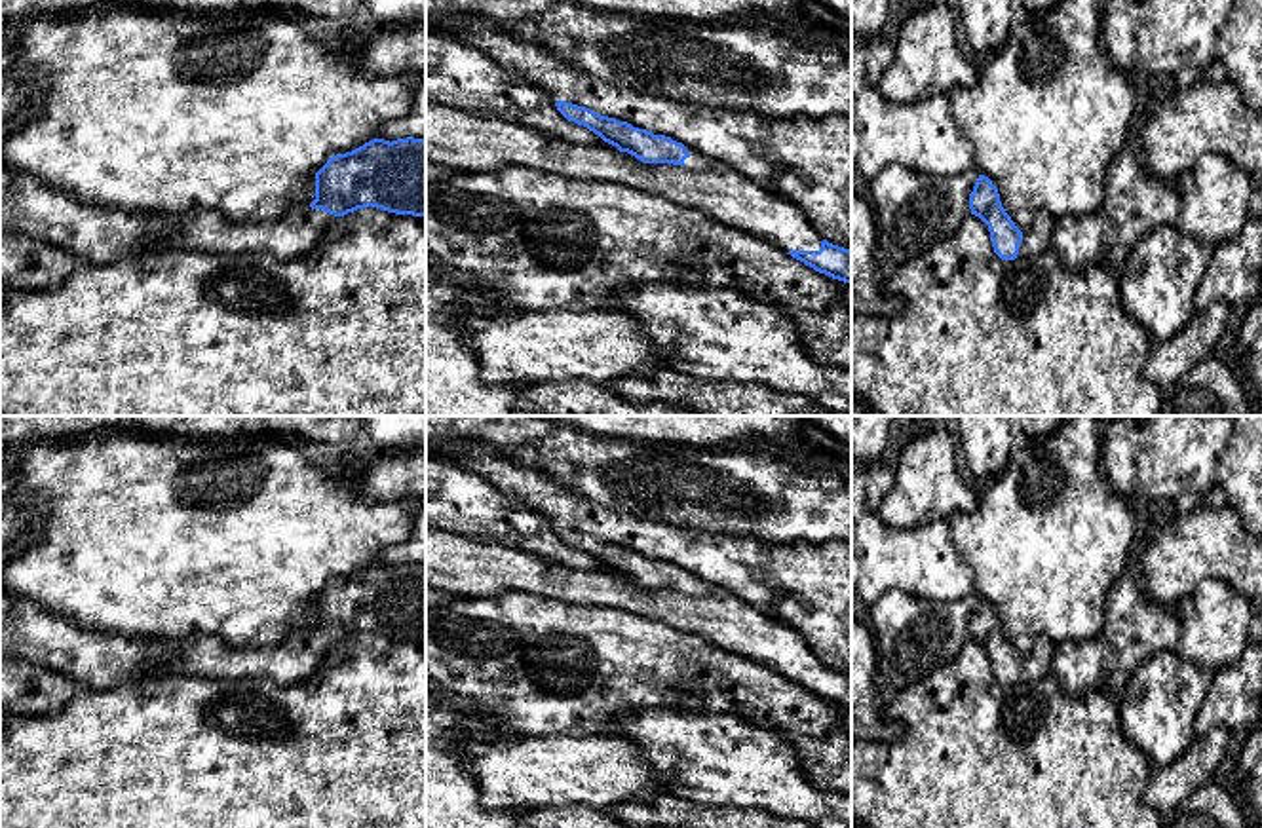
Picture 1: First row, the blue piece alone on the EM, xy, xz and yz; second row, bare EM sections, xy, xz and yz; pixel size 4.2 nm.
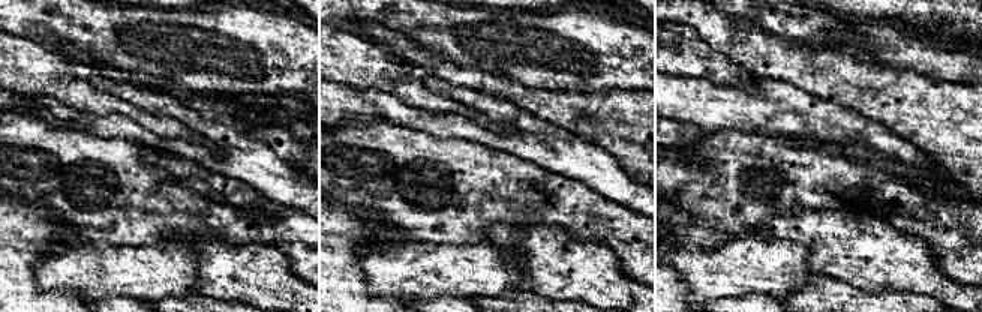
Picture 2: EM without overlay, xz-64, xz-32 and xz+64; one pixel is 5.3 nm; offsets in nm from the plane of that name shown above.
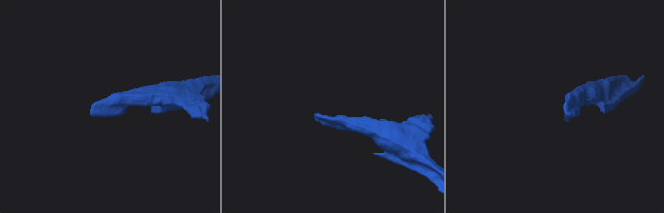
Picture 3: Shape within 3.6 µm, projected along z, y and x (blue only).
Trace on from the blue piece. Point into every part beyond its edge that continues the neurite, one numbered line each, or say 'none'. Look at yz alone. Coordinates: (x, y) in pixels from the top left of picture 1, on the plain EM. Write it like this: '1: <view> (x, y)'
1: yz (1036, 665)

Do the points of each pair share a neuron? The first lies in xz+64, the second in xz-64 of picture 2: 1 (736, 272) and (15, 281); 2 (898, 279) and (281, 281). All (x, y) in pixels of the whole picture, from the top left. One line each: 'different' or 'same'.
1: different
2: same

